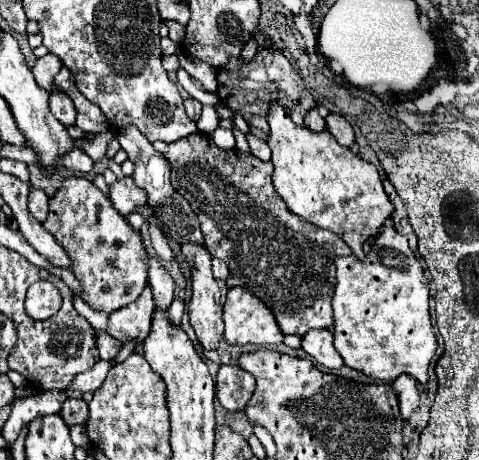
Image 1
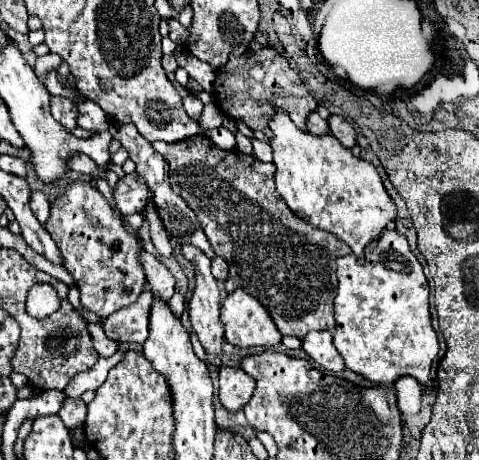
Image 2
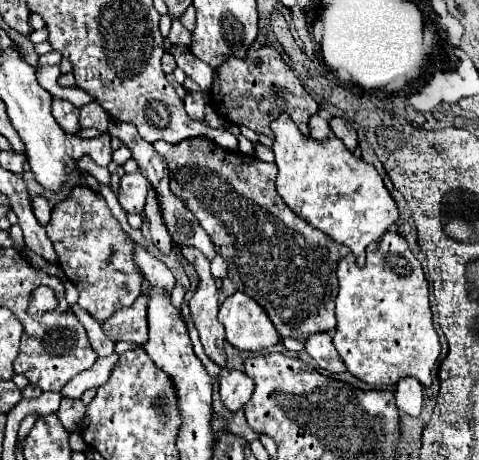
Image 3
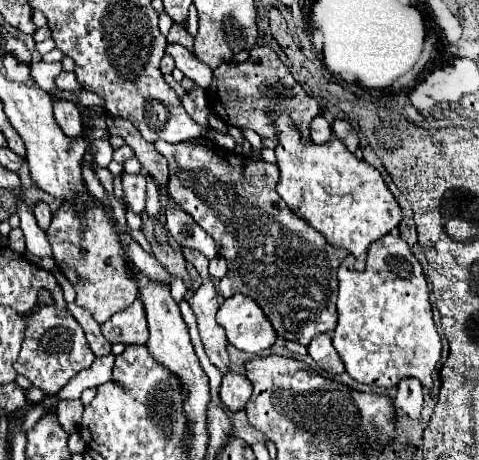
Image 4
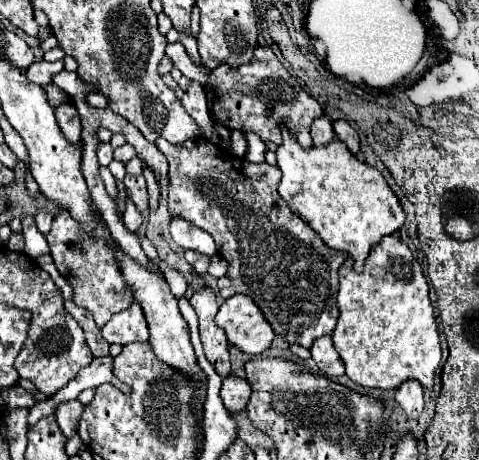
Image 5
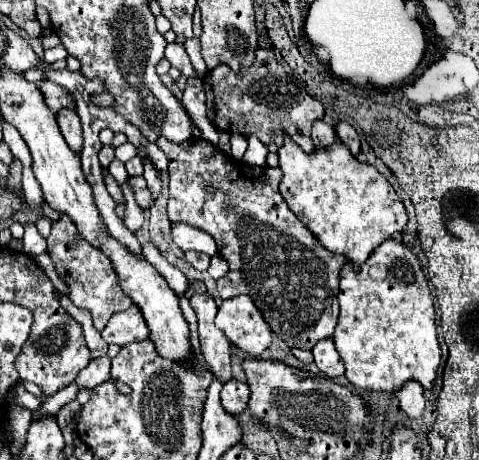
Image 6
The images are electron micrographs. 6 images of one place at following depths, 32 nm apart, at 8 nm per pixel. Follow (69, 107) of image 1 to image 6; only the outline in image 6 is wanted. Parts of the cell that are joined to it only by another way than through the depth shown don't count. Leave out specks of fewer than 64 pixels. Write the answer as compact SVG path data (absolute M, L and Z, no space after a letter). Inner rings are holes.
M62 108L58 112L58 126L62 130L62 136L66 138L68 146L76 148L76 152L82 150L82 126L80 126L80 118L76 114L74 108Z

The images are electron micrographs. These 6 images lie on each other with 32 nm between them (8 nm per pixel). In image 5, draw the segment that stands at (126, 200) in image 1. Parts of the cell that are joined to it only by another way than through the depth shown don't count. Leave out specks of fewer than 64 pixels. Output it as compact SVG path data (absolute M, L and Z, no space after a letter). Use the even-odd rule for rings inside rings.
M126 174L124 176L124 188L126 188L126 194L128 198L134 202L136 210L140 212L146 212L148 210L148 194L146 194L146 180L144 176L130 176Z

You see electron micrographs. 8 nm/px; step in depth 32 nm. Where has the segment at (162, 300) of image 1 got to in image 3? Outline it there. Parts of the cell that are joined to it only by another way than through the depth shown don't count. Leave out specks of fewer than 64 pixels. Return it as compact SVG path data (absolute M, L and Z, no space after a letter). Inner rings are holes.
M136 246L134 248L134 260L140 266L140 270L142 270L148 286L160 288L166 294L172 294L172 288L176 284L176 278L166 268L166 264L162 264L158 258L154 258L152 254L148 254L146 248L142 248L142 246Z

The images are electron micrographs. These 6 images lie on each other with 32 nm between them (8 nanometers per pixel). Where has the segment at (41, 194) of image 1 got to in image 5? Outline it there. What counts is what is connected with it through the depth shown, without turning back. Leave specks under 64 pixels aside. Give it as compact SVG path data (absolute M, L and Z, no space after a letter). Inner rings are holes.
M40 208L40 210L36 212L36 226L38 226L38 230L40 230L42 234L48 232L50 222L52 222L52 214L50 214L46 208Z

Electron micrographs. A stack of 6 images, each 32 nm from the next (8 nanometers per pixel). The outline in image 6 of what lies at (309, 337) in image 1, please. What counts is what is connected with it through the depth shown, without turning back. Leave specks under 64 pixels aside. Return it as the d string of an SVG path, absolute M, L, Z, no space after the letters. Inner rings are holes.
M322 338L316 342L316 346L312 348L312 354L314 354L314 362L318 366L318 370L328 376L328 378L336 378L336 376L342 376L344 374L344 364L334 348L334 342L332 338Z

